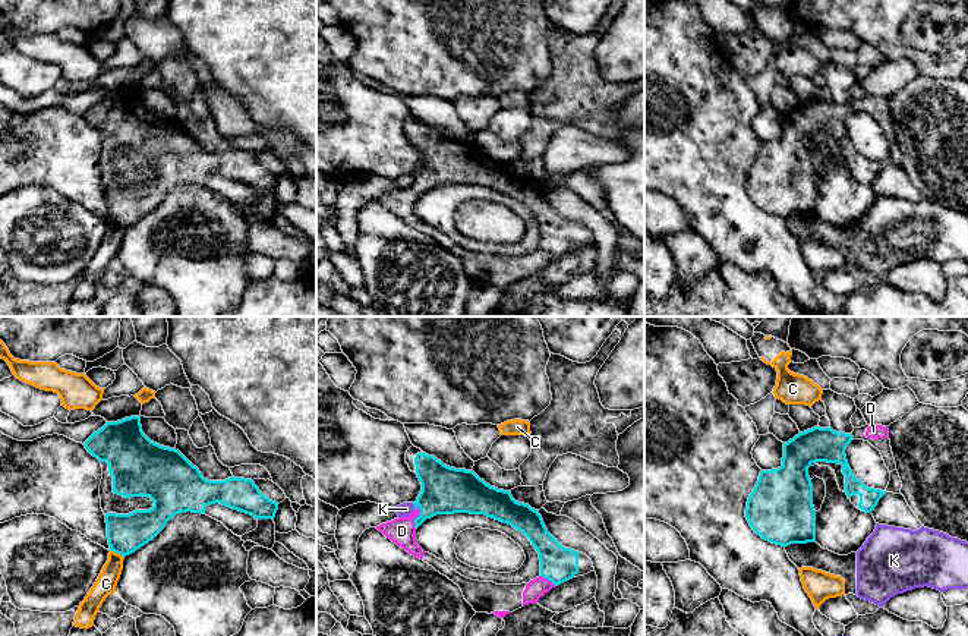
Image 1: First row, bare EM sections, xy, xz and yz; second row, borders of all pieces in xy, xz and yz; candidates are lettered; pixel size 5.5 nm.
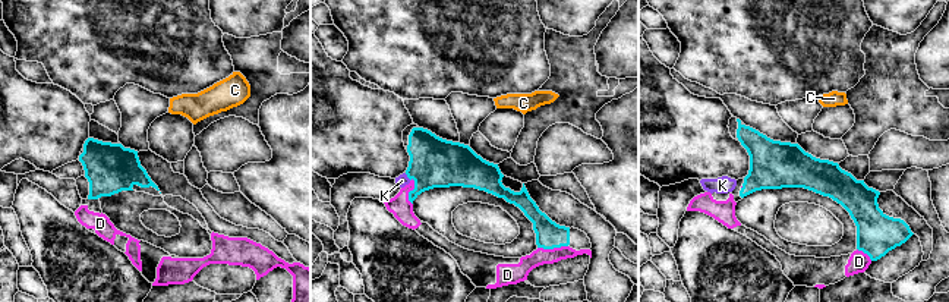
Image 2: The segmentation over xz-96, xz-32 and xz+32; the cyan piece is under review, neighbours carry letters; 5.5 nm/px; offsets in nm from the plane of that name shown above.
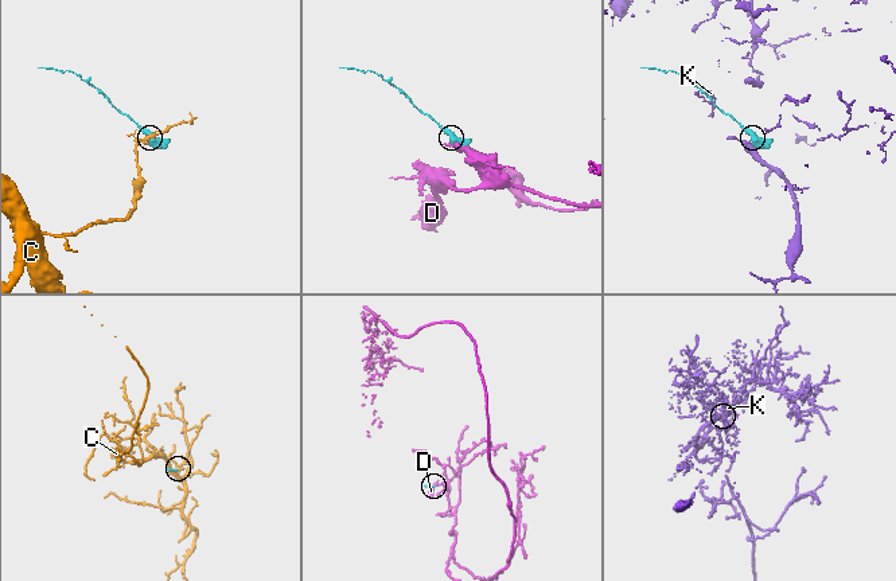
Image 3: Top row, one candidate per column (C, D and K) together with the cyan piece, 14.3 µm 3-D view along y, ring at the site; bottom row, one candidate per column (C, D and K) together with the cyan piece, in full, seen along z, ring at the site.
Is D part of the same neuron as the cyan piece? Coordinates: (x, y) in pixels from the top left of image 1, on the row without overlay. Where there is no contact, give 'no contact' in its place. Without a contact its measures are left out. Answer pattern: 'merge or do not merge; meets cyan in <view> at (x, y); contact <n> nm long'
merge; meets cyan in xz at (419, 188); contact 140 nm long

